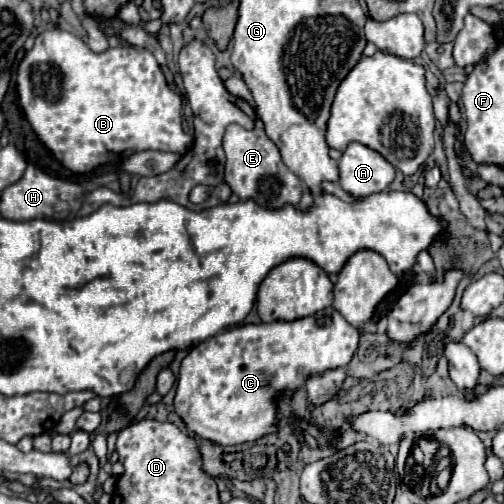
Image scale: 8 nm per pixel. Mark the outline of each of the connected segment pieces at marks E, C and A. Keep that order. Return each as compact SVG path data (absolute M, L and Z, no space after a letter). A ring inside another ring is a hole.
M260 120L256 122L254 130L244 130L238 124L230 124L224 132L224 152L226 152L224 182L232 188L232 192L240 200L254 200L262 208L270 210L278 210L288 204L298 206L302 198L302 182L294 172L286 168L278 148L264 134L264 126Z
M326 308L322 312L316 312L314 316L300 318L294 322L246 324L230 332L220 332L196 344L182 360L174 408L178 416L186 422L188 430L222 446L258 440L260 436L276 432L274 426L276 406L272 398L278 392L292 392L300 388L306 376L312 372L346 366L358 346L358 340L360 340L360 330L352 328L352 324L348 324L344 316L340 316L340 312L336 312L334 308Z
M348 144L338 168L340 186L352 196L360 198L388 190L396 176L392 164L388 164L380 152L372 152L372 148L364 144Z

